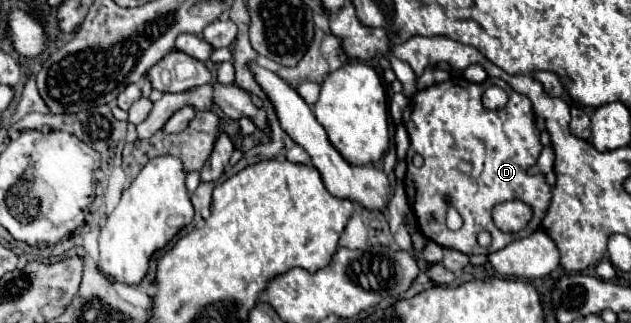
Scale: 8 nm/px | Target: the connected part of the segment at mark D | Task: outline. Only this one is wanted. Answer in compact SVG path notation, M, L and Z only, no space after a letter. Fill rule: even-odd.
M464 77L452 79L456 81L444 81L418 91L404 113L404 127L410 135L410 149L406 157L408 171L404 179L406 197L424 237L432 239L440 247L458 249L468 255L490 255L504 249L514 239L532 235L550 205L552 187L546 185L542 173L532 169L542 151L540 131L534 125L530 99L516 93L502 79L486 79L484 83L470 83ZM490 85L498 85L508 93L504 109L490 111L482 105L482 93ZM446 195L450 197L450 203L444 201ZM512 199L528 203L534 221L518 233L504 233L494 225L492 209L494 205ZM448 205L456 207L464 221L458 231L450 231L446 227ZM430 217L434 217L436 223L432 223ZM482 231L492 235L490 247L478 245L476 237Z

